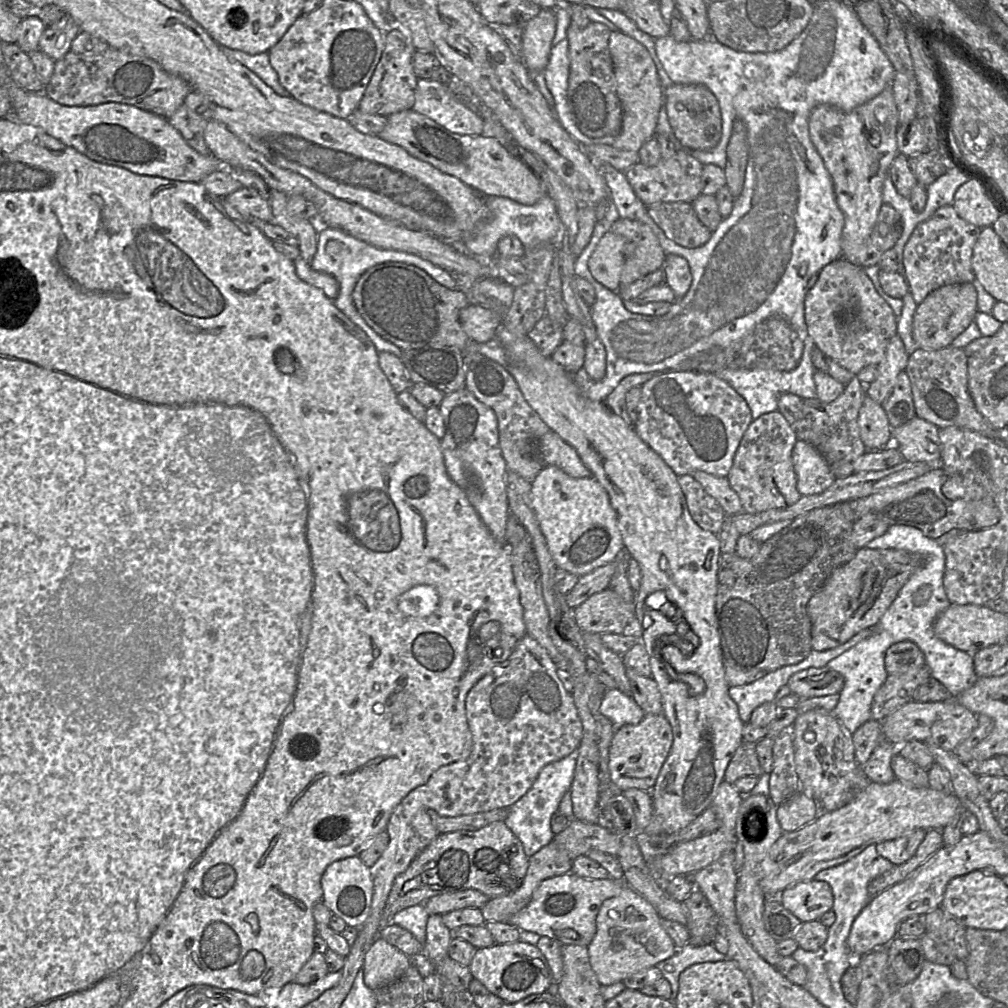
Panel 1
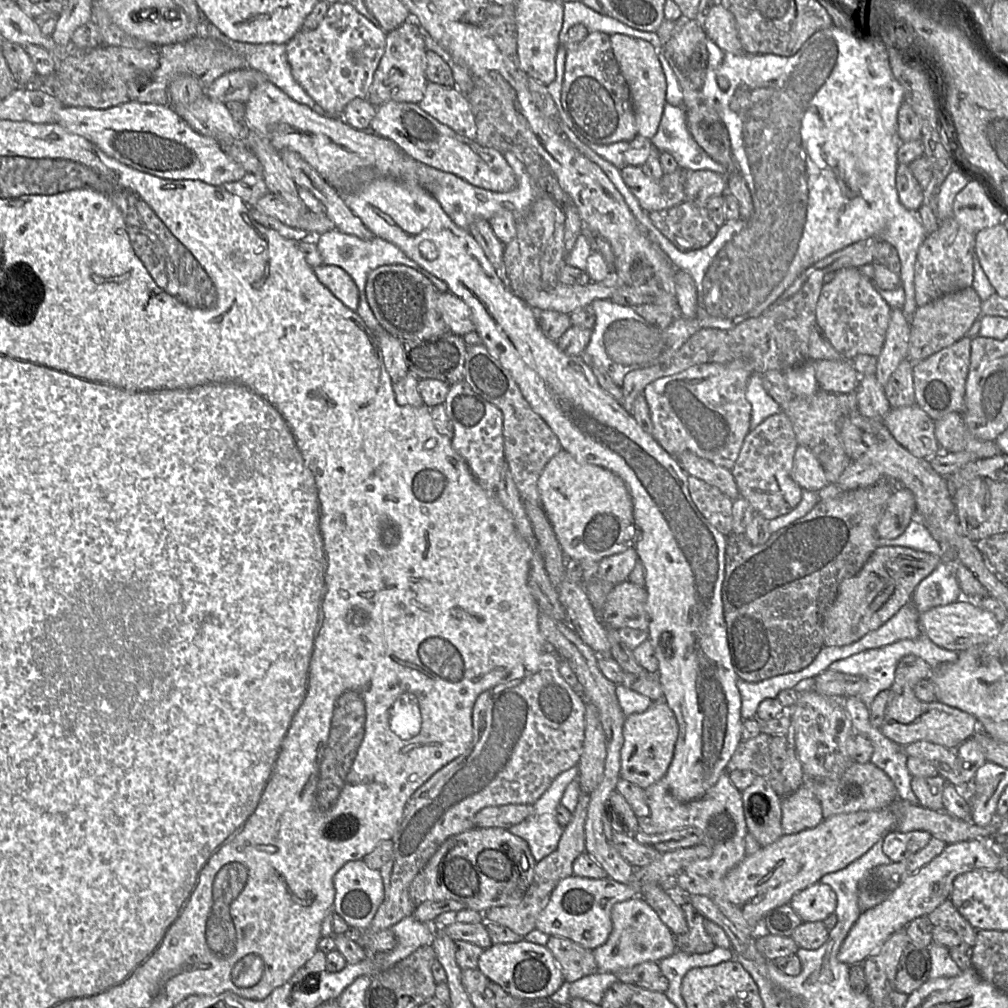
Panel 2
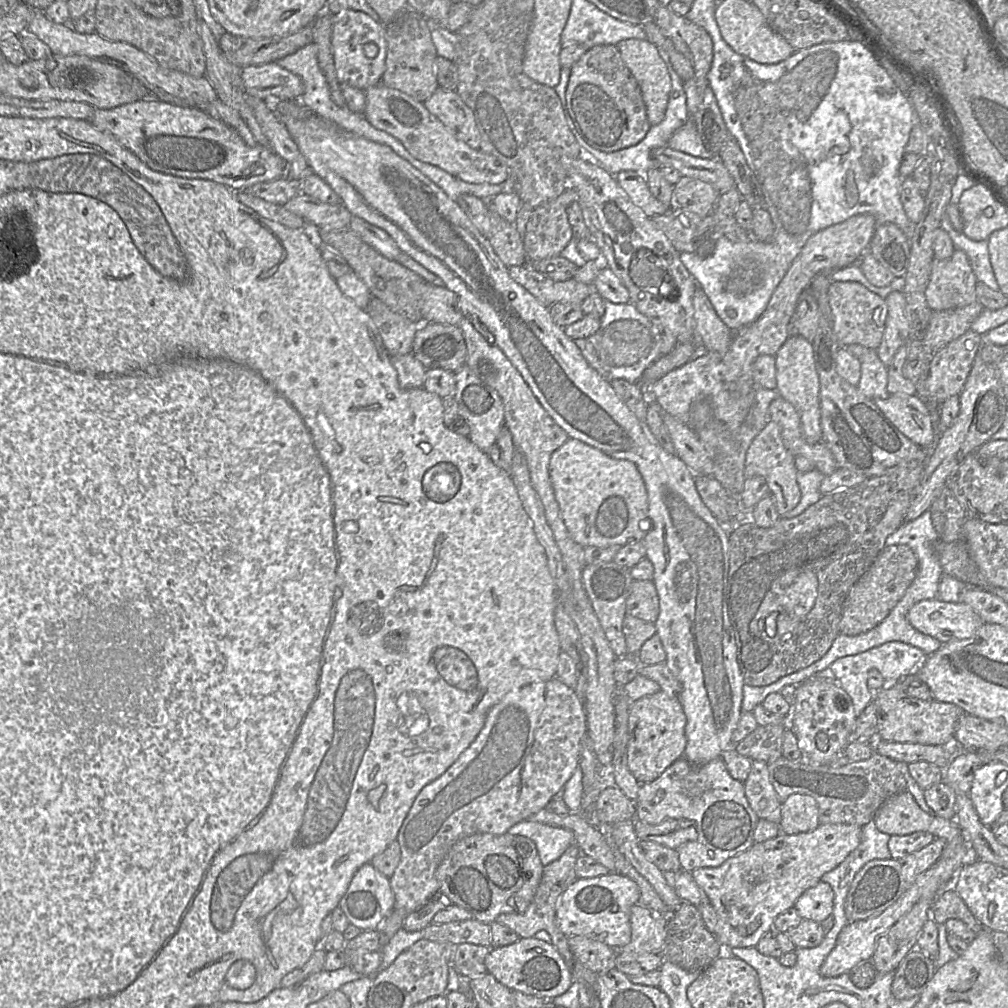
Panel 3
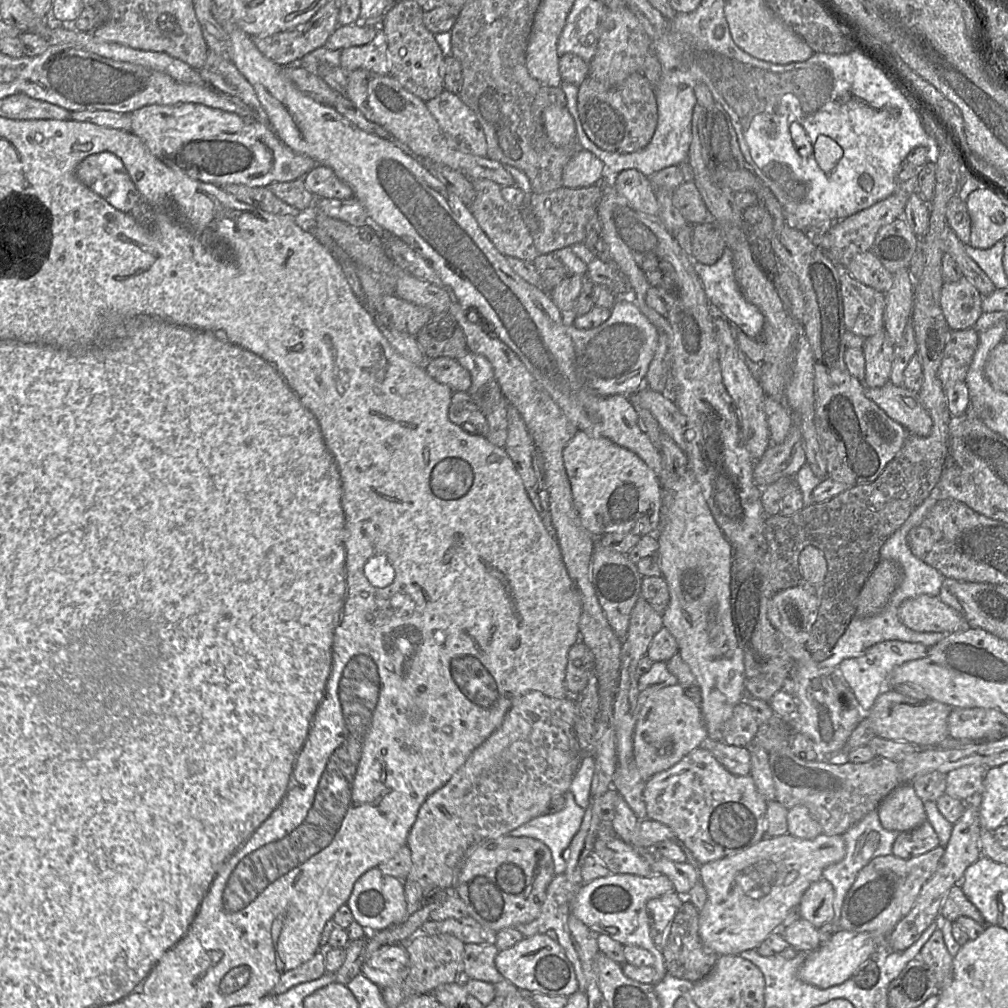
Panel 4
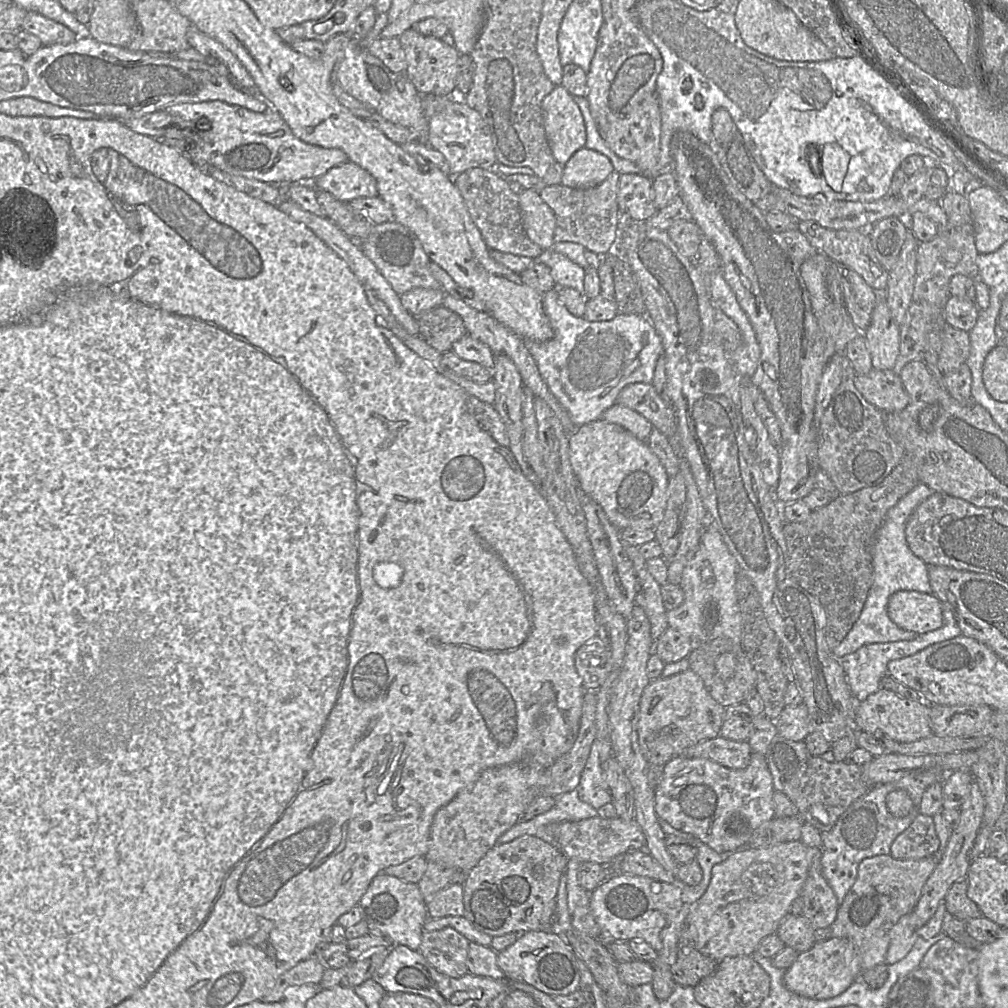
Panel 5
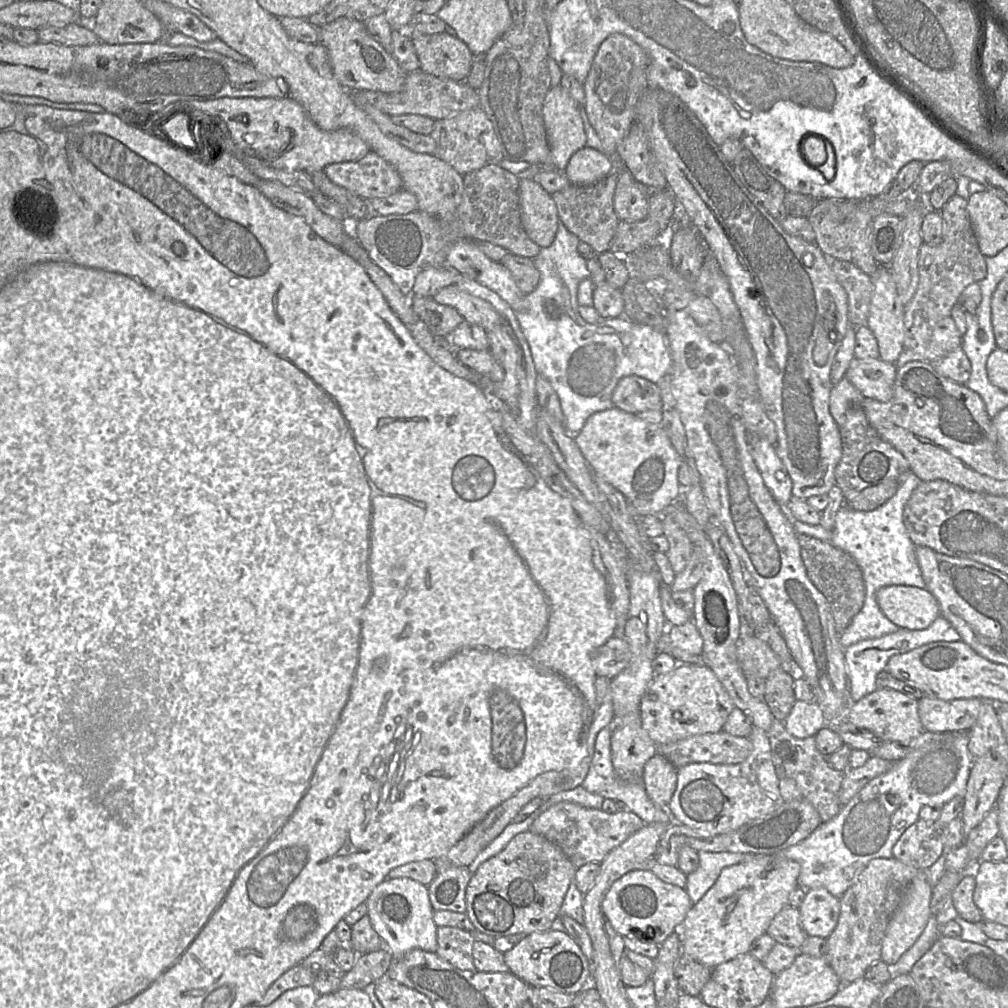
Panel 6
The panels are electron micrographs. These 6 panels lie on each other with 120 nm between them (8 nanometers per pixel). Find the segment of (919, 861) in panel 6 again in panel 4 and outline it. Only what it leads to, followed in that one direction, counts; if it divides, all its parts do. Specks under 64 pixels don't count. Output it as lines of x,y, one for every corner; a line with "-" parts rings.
926,820
917,828
900,833
892,845
892,855
902,859
919,856
939,846
939,839

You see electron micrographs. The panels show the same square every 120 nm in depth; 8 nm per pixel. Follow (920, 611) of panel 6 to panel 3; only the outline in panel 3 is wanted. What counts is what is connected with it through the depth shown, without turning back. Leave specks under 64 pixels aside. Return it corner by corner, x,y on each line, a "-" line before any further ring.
938,598
922,600
913,605
907,619
916,630
942,644
968,639
984,624
966,603
945,602

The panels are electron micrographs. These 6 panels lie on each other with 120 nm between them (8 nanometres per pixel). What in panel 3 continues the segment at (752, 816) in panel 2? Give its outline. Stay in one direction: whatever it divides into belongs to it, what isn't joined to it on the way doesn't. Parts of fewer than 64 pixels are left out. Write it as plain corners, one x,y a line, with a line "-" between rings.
752,761
750,773
743,783
747,801
759,820
780,824
782,802
770,782
768,764

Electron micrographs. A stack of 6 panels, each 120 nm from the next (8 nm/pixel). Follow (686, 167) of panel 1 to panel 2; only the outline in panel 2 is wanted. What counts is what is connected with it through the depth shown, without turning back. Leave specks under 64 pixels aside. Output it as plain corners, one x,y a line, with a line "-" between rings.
625,165
621,176
631,193
647,213
674,207
685,201
687,171
678,168
660,179
648,177
640,166

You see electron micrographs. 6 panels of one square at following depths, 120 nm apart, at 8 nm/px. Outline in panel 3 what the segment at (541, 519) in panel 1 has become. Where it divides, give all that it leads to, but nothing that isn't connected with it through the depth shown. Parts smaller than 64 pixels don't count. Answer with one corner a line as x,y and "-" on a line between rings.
568,439
550,458
549,476
570,537
579,545
606,548
643,540
650,528
648,495
637,466
614,459
577,439

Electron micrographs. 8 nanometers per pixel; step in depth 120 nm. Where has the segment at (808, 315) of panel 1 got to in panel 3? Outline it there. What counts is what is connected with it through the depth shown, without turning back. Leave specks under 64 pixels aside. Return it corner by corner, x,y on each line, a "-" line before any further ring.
832,281
828,288
829,305
833,317
833,333
841,345
860,344
877,350
886,327
886,300
859,282

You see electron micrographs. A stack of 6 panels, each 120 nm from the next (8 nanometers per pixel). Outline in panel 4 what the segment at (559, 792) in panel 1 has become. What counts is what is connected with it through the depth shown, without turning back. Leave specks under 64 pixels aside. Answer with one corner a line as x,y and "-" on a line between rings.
569,790
563,796
565,806
562,810
541,814
508,833
509,836
531,837
543,842
551,851
555,875
565,872
567,849
585,813
585,809
576,804

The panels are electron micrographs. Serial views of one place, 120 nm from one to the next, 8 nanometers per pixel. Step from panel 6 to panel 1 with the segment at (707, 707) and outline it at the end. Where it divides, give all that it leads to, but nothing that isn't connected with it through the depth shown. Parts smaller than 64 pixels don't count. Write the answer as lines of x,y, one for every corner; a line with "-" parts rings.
663,713
645,714
638,724
628,724
616,729
608,753
608,780
619,792
630,788
650,792
669,754
672,742
672,728

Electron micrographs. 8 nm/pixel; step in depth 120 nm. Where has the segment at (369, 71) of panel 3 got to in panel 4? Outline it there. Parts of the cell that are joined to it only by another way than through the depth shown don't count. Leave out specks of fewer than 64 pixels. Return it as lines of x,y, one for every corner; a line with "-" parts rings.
377,28
375,38
366,45
344,48
340,52
340,68
350,73
356,69
365,69
378,75
389,75
390,64
387,37

